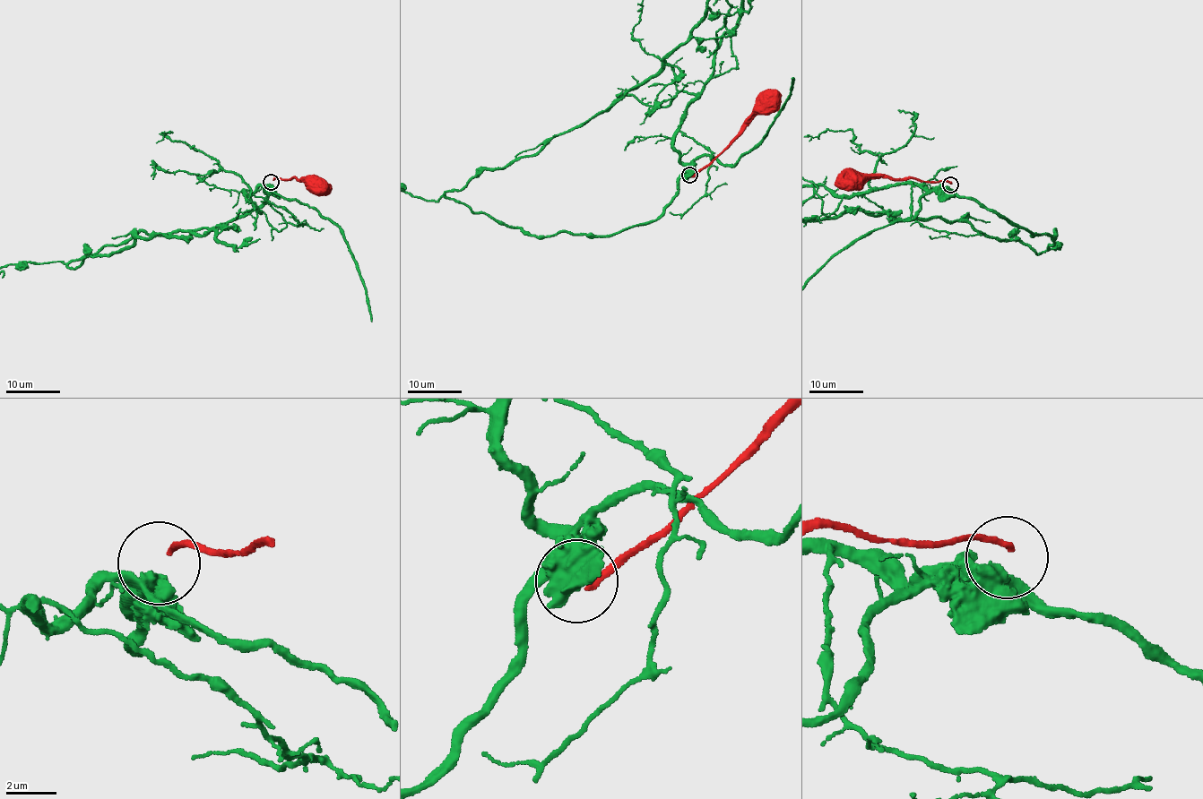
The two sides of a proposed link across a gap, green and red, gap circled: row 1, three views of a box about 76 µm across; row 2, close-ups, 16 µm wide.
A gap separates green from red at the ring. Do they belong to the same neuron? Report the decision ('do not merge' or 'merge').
do not merge

